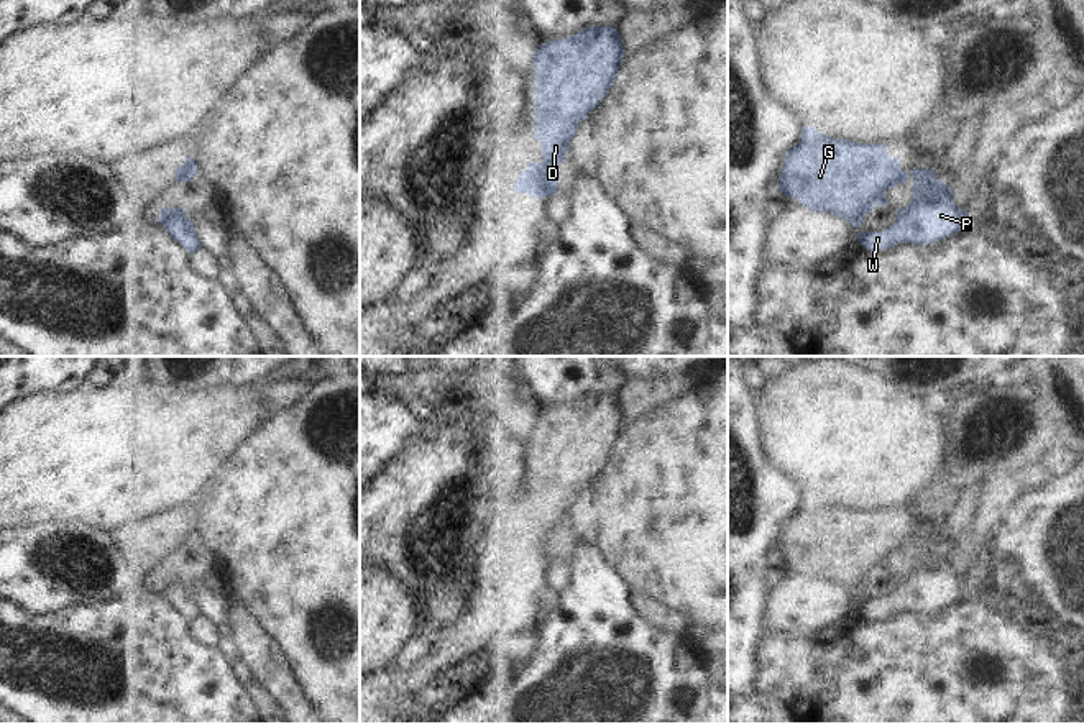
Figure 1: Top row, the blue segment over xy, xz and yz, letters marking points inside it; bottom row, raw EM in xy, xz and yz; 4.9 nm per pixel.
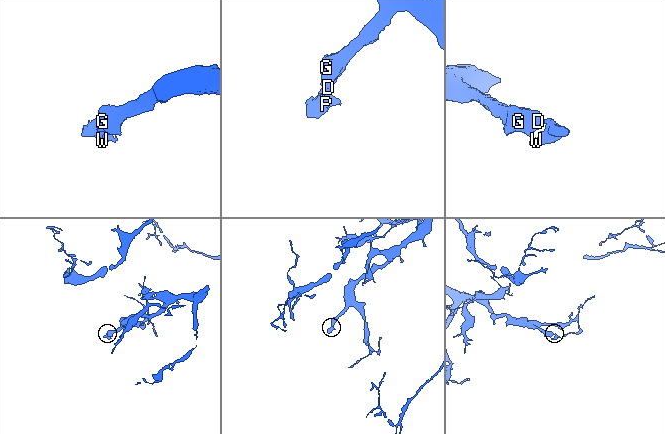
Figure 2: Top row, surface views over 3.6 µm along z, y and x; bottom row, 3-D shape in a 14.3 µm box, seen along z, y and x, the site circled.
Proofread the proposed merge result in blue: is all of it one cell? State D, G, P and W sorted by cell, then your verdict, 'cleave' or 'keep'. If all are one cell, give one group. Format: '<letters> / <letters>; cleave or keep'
D G / P W; cleave

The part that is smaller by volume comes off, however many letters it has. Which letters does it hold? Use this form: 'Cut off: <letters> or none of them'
Cut off: P, W.

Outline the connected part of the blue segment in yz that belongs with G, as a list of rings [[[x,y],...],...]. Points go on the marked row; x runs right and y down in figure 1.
[[[802,126],[800,143],[785,153],[777,189],[813,212],[831,212],[859,230],[869,212],[887,205],[884,190],[898,186],[900,177],[900,158],[889,158],[885,143],[836,140],[811,126]]]

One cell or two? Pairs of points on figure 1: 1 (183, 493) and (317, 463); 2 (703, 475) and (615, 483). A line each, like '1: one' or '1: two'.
1: two
2: one

